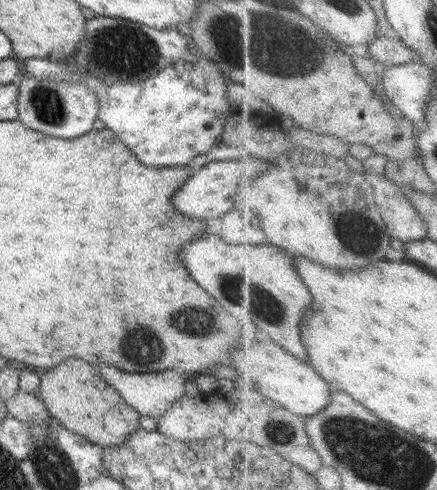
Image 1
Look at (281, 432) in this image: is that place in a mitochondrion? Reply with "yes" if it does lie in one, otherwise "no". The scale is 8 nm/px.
yes

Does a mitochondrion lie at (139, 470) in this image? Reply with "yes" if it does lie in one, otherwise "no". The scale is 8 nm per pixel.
no

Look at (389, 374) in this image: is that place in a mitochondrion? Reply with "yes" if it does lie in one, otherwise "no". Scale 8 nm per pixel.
no

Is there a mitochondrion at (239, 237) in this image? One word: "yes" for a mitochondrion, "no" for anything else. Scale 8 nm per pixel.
no

